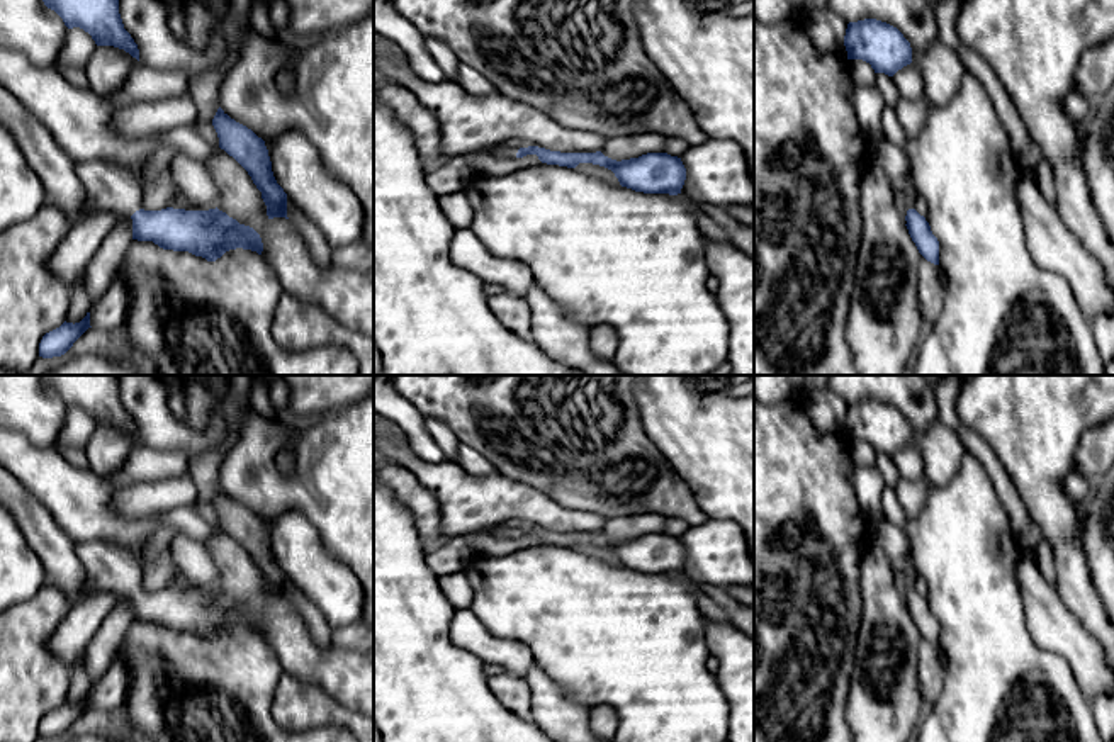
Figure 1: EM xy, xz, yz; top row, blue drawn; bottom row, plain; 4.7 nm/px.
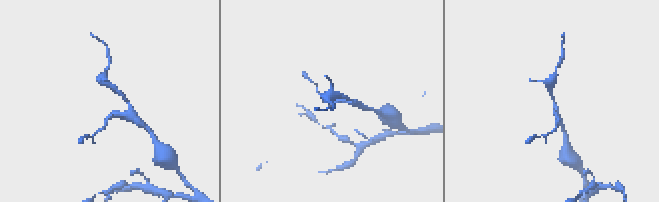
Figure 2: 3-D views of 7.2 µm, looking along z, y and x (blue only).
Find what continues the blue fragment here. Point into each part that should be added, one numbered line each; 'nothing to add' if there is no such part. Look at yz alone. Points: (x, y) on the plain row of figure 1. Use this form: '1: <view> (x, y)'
1: yz (892, 539)

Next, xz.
1: xz (500, 530)

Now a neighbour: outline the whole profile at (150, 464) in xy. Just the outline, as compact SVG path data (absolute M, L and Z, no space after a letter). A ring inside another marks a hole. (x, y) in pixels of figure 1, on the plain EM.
M138 443L122 467L112 474L104 475L114 489L139 481L161 481L188 474L190 460L178 450L158 450Z

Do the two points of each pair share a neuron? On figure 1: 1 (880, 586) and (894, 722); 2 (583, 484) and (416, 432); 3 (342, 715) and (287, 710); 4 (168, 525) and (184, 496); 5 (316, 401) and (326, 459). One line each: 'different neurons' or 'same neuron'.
1: same neuron
2: different neurons
3: same neuron
4: different neurons
5: different neurons

